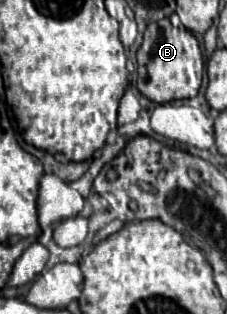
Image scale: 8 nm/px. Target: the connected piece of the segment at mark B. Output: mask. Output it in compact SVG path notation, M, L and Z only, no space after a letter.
M168 18L148 24L144 42L138 48L138 90L152 102L172 102L194 98L202 84L204 60L194 34L180 25L174 28Z

